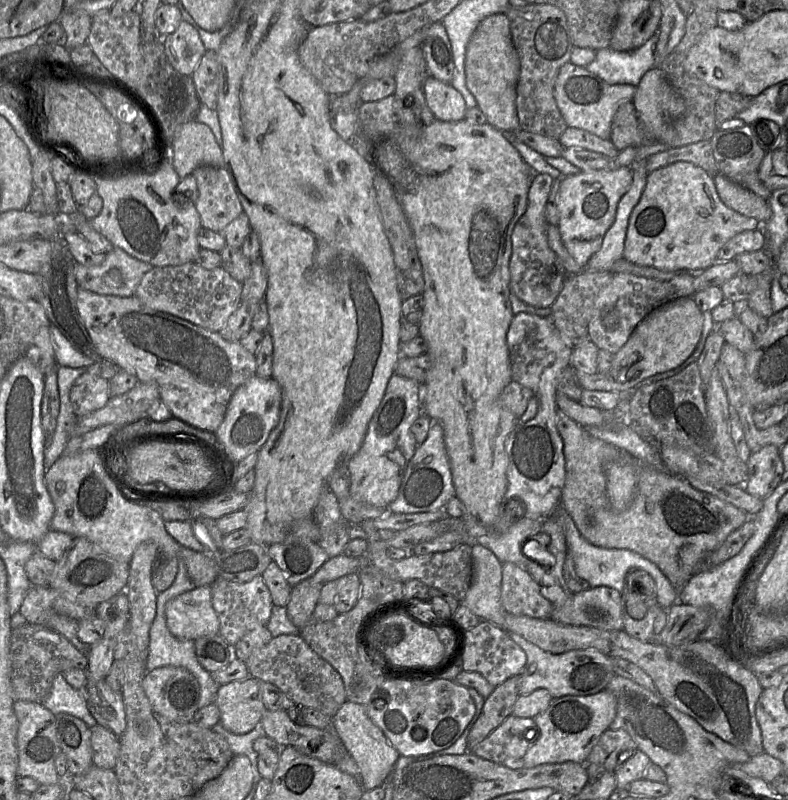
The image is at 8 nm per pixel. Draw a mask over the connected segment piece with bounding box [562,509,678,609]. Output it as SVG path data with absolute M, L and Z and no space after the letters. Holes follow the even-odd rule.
M562 509L562 525L564 528L567 552L572 557L576 572L579 577L585 579L591 588L608 586L623 592L626 582L632 582L633 591L642 593L641 577L637 570L646 572L655 582L656 600L663 609L669 609L677 601L678 591L673 587L668 578L653 562L628 549L609 549L595 546L588 542L580 533L571 516ZM627 573L635 573L634 579L627 577Z

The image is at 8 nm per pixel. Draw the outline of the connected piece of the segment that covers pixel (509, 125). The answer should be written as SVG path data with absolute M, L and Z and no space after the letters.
M497 13L486 17L477 26L467 47L465 81L487 123L500 131L521 130L516 110L519 74L520 60L512 43L507 15Z

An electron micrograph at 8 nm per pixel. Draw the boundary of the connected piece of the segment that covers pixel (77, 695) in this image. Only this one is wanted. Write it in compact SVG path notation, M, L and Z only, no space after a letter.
M57 675L52 683L51 691L42 705L54 715L67 713L83 720L90 728L98 725L88 709L83 691L77 691L63 678Z

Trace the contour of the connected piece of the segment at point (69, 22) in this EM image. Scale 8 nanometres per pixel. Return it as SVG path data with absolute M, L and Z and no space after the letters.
M63 10L59 22L65 31L65 36L58 43L62 43L68 51L87 42L92 26L91 14L84 10Z

